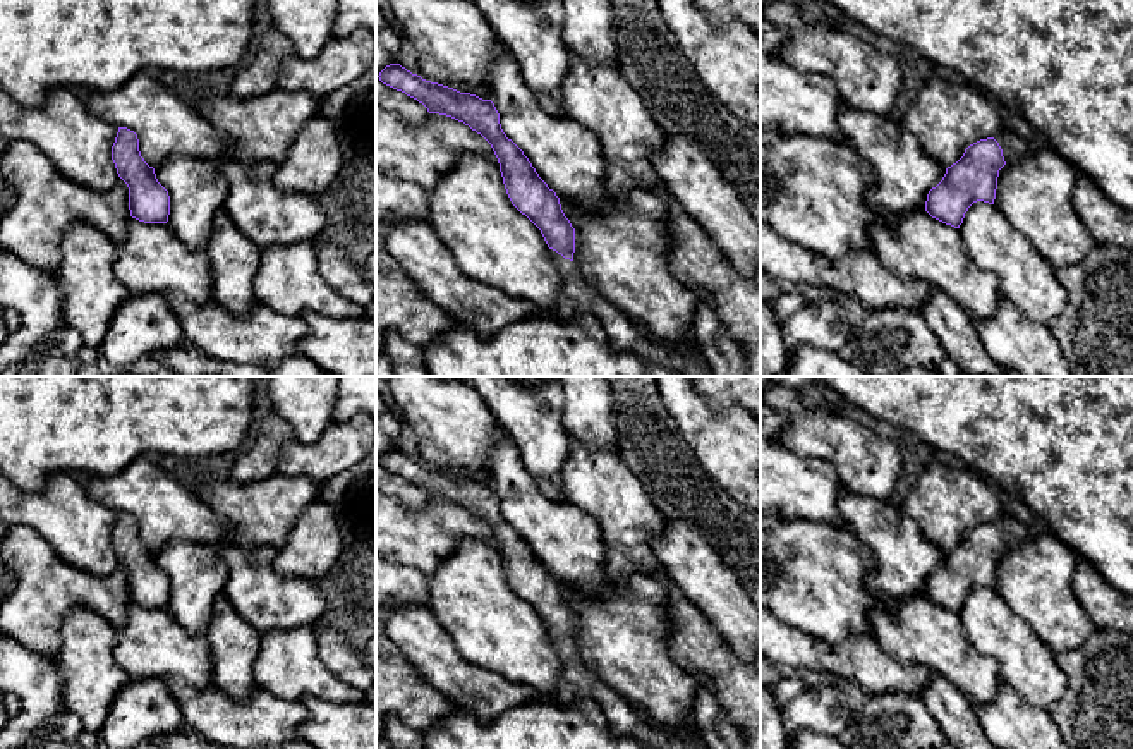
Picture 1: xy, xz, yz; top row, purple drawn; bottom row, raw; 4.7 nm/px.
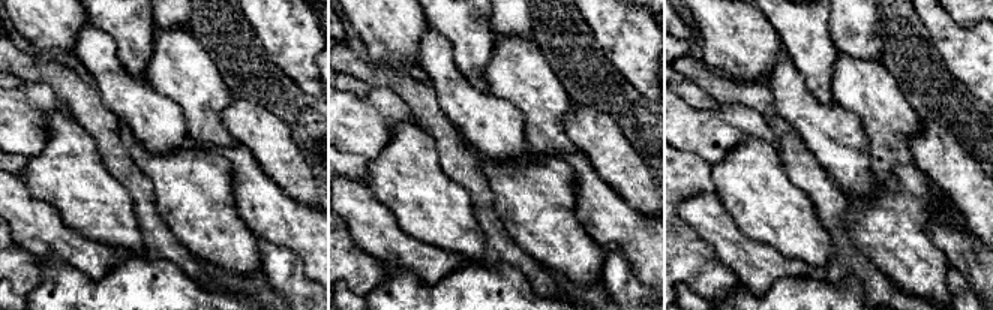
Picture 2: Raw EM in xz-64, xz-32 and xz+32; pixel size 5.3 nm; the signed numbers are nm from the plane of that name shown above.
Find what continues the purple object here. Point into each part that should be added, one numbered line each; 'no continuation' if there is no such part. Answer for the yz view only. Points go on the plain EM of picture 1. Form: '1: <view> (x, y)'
1: yz (1013, 531)

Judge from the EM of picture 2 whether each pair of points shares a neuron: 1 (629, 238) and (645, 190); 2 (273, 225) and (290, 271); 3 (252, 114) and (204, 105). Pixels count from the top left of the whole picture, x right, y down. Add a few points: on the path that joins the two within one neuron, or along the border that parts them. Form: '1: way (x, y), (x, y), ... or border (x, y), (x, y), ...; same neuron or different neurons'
1: border (612, 187), (636, 210), (648, 216); different neurons
2: border (257, 237), (288, 247), (300, 261), (305, 273); different neurons
3: border (230, 93), (222, 123), (236, 141); different neurons

